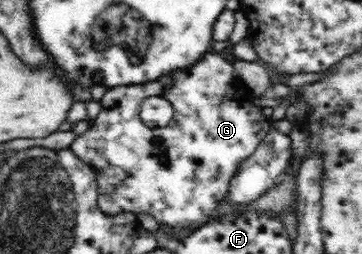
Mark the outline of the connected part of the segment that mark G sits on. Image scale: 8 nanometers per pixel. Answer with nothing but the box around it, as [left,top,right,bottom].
[73,51,270,227]

